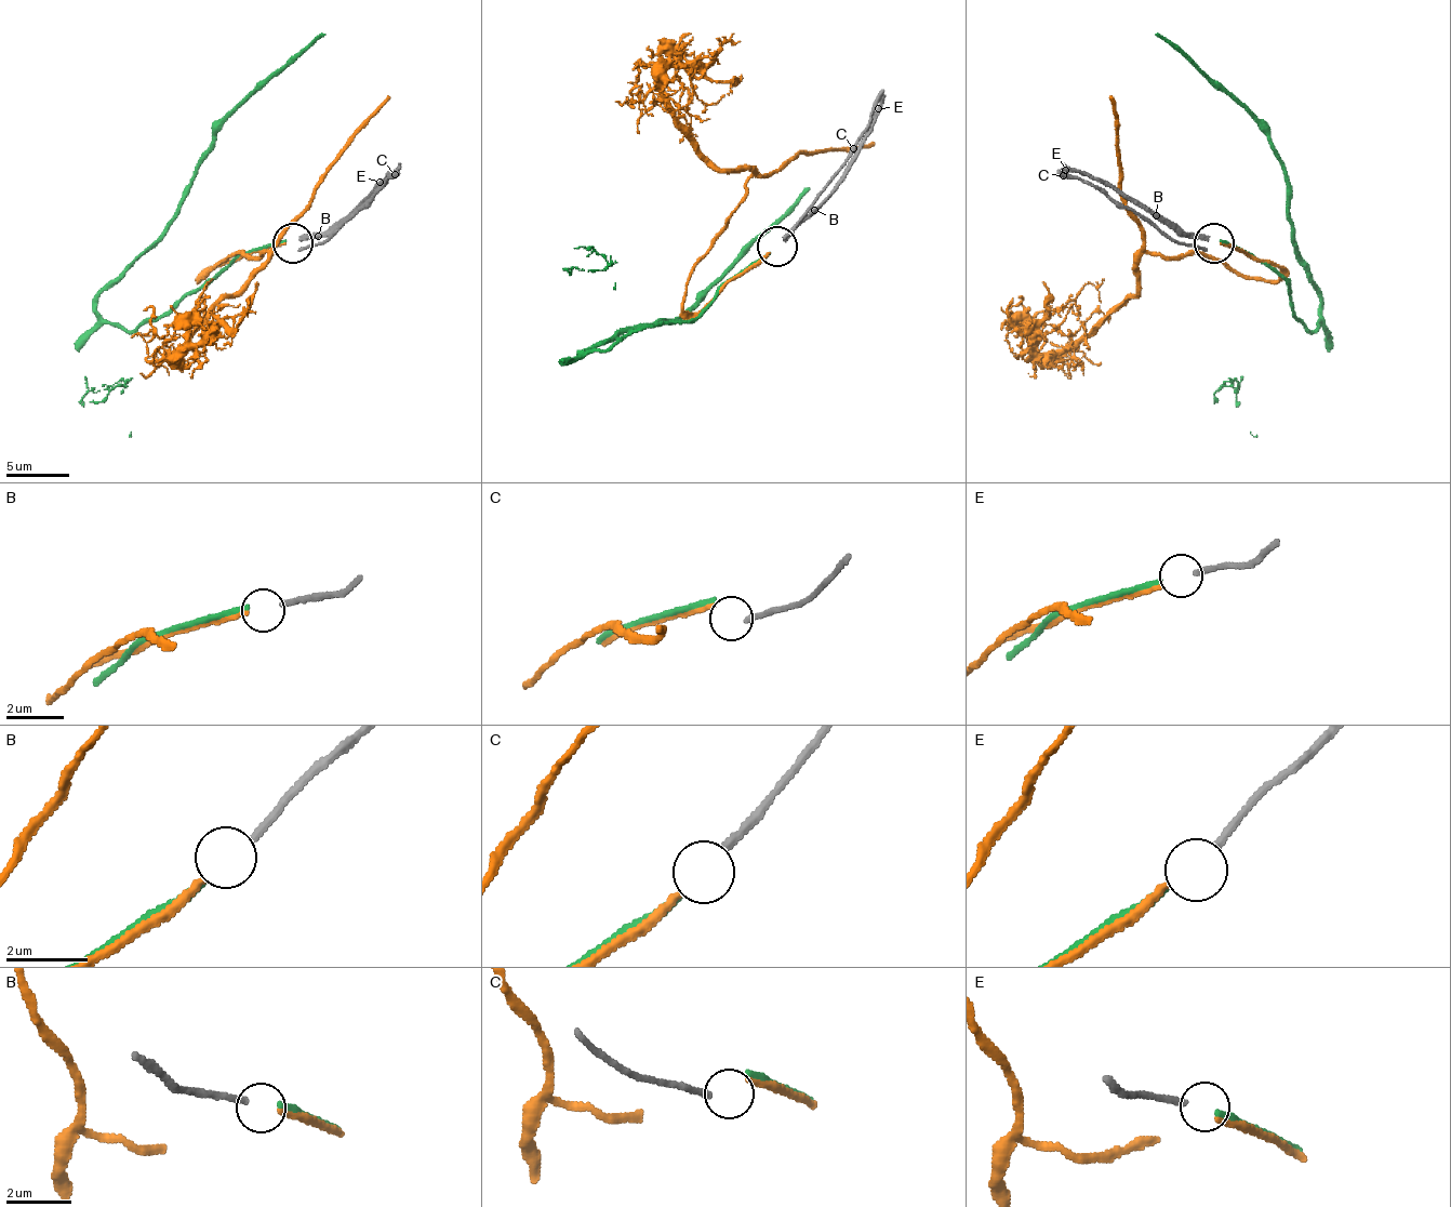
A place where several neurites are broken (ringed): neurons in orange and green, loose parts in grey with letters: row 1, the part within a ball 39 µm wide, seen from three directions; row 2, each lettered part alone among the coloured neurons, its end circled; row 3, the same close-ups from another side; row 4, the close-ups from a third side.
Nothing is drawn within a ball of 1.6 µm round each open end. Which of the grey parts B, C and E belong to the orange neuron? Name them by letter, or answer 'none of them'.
B

